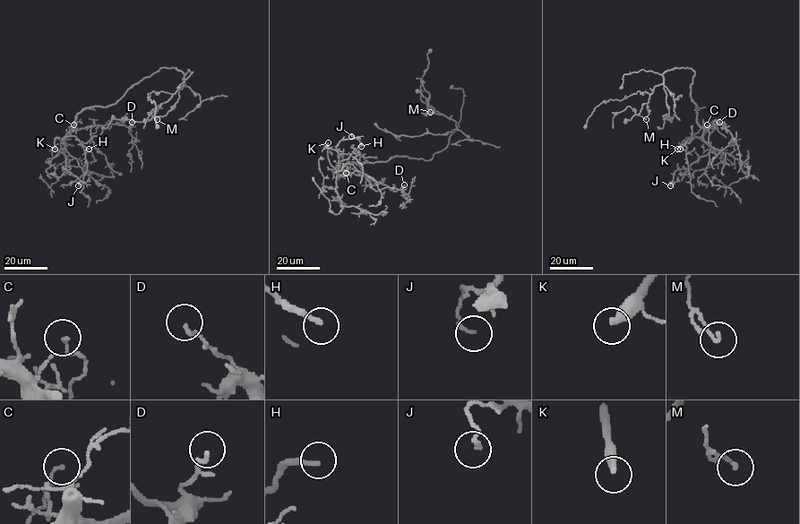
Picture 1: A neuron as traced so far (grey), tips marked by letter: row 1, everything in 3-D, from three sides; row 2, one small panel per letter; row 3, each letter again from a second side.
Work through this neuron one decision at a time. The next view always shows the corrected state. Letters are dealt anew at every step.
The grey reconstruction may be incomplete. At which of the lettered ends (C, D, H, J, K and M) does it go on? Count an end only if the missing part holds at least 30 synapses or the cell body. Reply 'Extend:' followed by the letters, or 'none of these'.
Extend: H, K

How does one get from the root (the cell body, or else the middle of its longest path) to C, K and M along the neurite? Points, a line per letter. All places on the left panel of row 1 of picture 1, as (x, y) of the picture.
C: (130, 89), (114, 104), (83, 107), (76, 115), (70, 132), (73, 124)
K: (130, 89), (114, 104), (83, 107), (76, 115), (73, 130), (62, 139), (55, 138), (55, 149)
M: (130, 89), (160, 68), (174, 67), (183, 73), (184, 85), (162, 104), (154, 115), (157, 119)

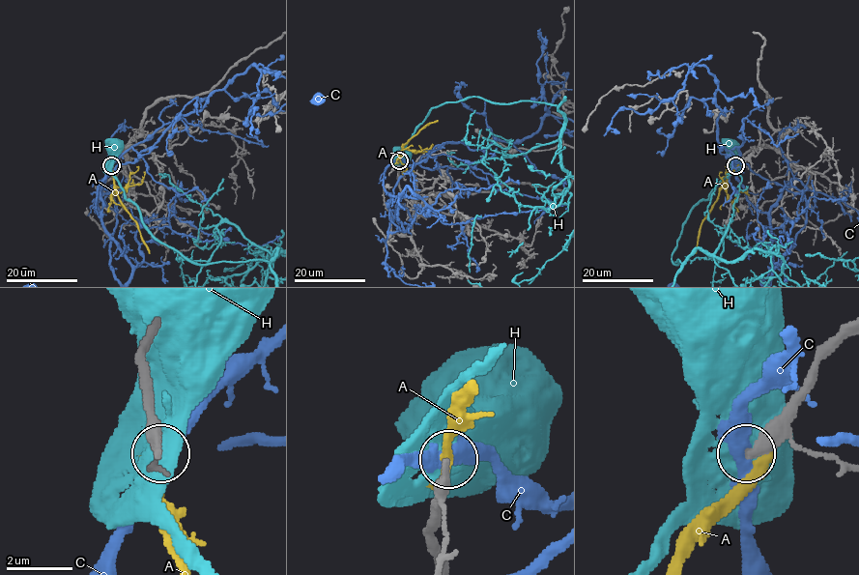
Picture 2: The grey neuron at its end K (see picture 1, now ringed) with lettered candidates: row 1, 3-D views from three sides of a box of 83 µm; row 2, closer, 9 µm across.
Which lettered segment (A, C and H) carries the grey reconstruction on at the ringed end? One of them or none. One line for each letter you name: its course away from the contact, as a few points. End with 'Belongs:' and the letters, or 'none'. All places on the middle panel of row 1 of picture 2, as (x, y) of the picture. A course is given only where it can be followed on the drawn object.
Belongs: none

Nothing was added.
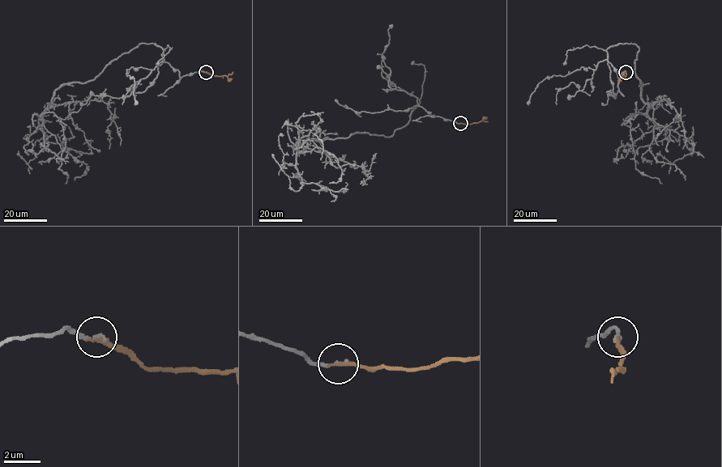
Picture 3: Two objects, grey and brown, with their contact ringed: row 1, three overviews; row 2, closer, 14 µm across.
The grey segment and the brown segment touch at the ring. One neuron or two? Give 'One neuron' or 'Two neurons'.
One neuron

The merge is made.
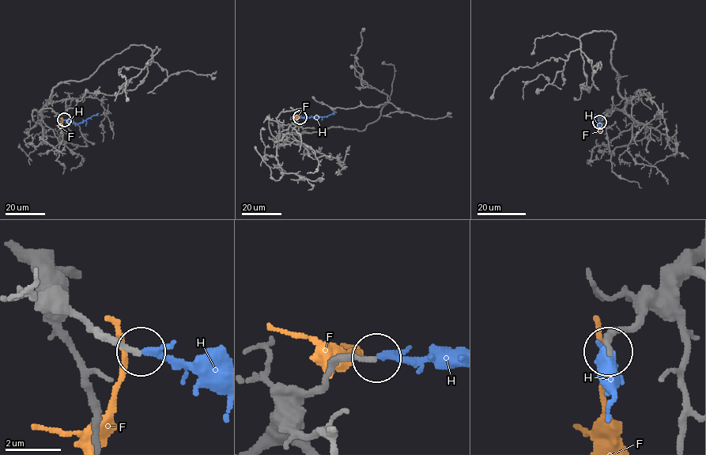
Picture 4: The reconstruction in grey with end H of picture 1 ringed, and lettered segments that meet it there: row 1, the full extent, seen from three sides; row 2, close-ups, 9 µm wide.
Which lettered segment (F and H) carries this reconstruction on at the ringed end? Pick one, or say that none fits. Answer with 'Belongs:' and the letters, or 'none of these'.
Belongs: H

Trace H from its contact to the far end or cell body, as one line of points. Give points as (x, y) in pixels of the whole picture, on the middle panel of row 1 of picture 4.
H: (300, 117), (326, 117), (334, 113)

